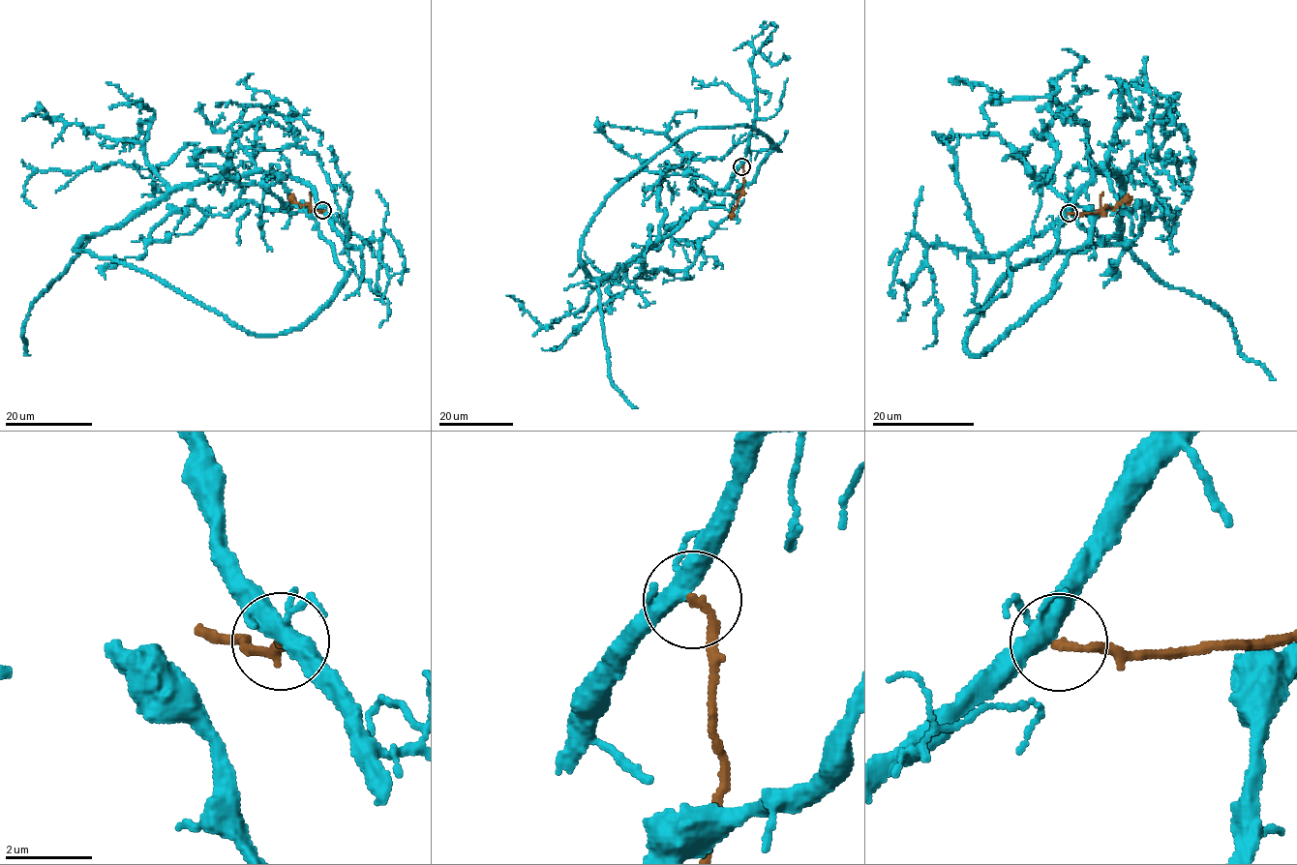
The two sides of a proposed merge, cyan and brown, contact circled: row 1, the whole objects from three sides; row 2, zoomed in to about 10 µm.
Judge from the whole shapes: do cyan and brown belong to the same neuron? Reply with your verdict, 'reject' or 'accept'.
reject

